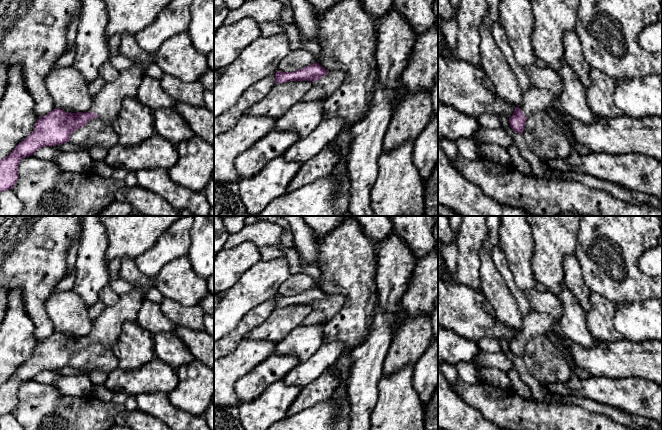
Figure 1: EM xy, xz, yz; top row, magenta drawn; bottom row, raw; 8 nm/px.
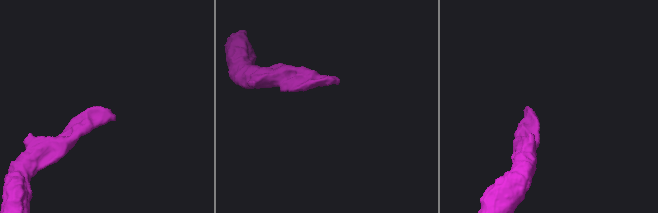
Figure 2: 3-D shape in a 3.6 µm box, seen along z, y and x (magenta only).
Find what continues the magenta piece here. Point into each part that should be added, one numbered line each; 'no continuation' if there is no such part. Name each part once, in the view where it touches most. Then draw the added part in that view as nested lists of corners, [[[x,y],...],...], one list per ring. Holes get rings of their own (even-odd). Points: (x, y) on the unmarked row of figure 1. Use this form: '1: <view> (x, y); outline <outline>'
1: xz (333, 304); outline [[[328,294],[328,298],[314,306],[315,309],[321,310],[324,317],[329,321],[344,306],[345,298],[339,294]]]

